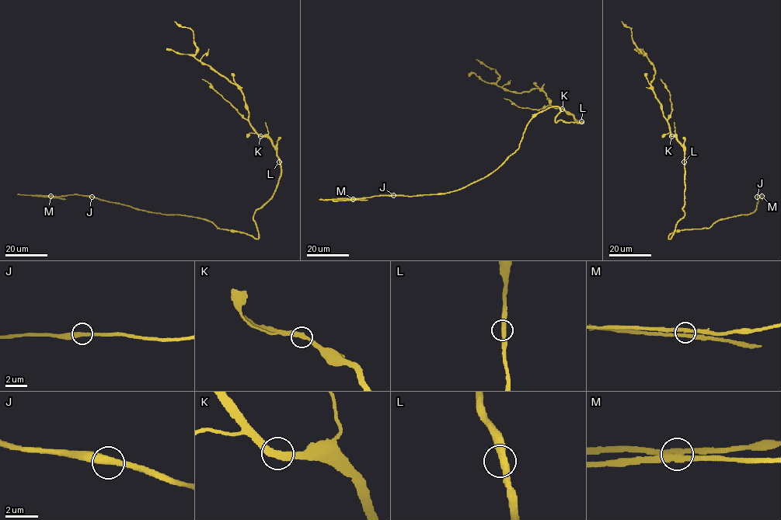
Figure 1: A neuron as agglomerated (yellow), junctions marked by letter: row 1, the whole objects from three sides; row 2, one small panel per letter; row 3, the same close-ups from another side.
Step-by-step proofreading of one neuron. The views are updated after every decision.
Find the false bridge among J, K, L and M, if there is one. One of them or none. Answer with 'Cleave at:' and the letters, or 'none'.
Cleave at: M

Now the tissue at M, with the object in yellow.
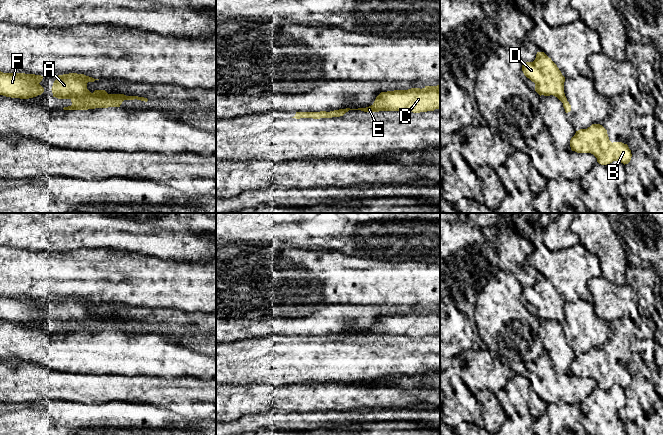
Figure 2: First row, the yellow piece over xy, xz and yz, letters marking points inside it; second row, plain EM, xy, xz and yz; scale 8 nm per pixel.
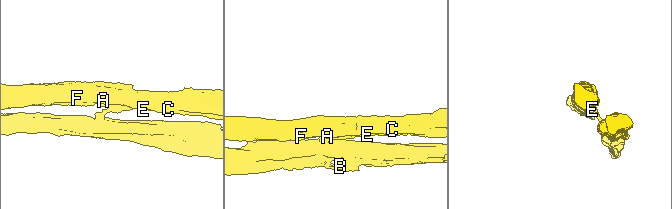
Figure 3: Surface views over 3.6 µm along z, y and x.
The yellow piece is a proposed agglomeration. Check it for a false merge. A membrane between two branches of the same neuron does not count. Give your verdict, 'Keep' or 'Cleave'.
Cleave

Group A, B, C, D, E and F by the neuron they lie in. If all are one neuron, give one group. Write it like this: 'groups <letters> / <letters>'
groups A C D E F / B

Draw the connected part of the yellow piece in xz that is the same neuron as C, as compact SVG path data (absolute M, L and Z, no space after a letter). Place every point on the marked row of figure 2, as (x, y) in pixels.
M440 84L437 86L425 86L424 88L411 88L408 90L394 90L381 92L374 103L366 108L334 110L343 116L349 110L361 110L364 112L379 111L408 111L413 113L434 111L440 109Z

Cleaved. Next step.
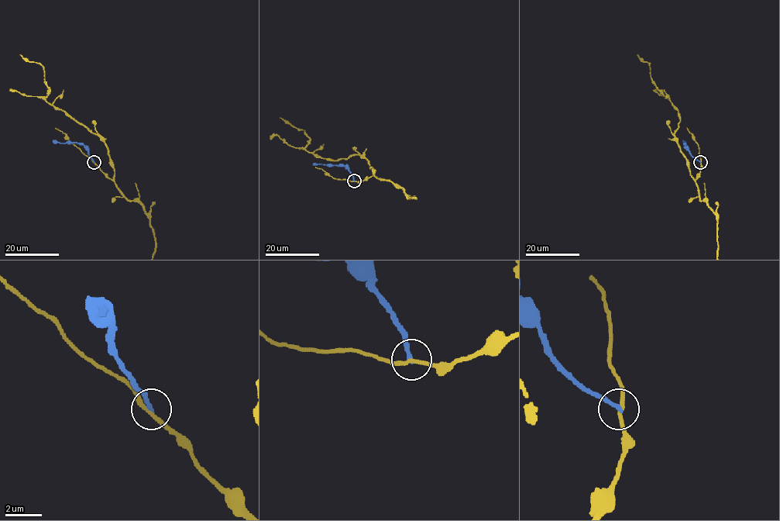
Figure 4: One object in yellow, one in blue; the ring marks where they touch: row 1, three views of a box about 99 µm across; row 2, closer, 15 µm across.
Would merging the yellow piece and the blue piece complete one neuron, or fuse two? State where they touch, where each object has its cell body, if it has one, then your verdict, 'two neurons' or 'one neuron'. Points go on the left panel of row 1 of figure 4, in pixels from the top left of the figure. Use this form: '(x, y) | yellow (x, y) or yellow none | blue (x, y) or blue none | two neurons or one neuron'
(94, 162) | yellow none | blue none | two neurons

